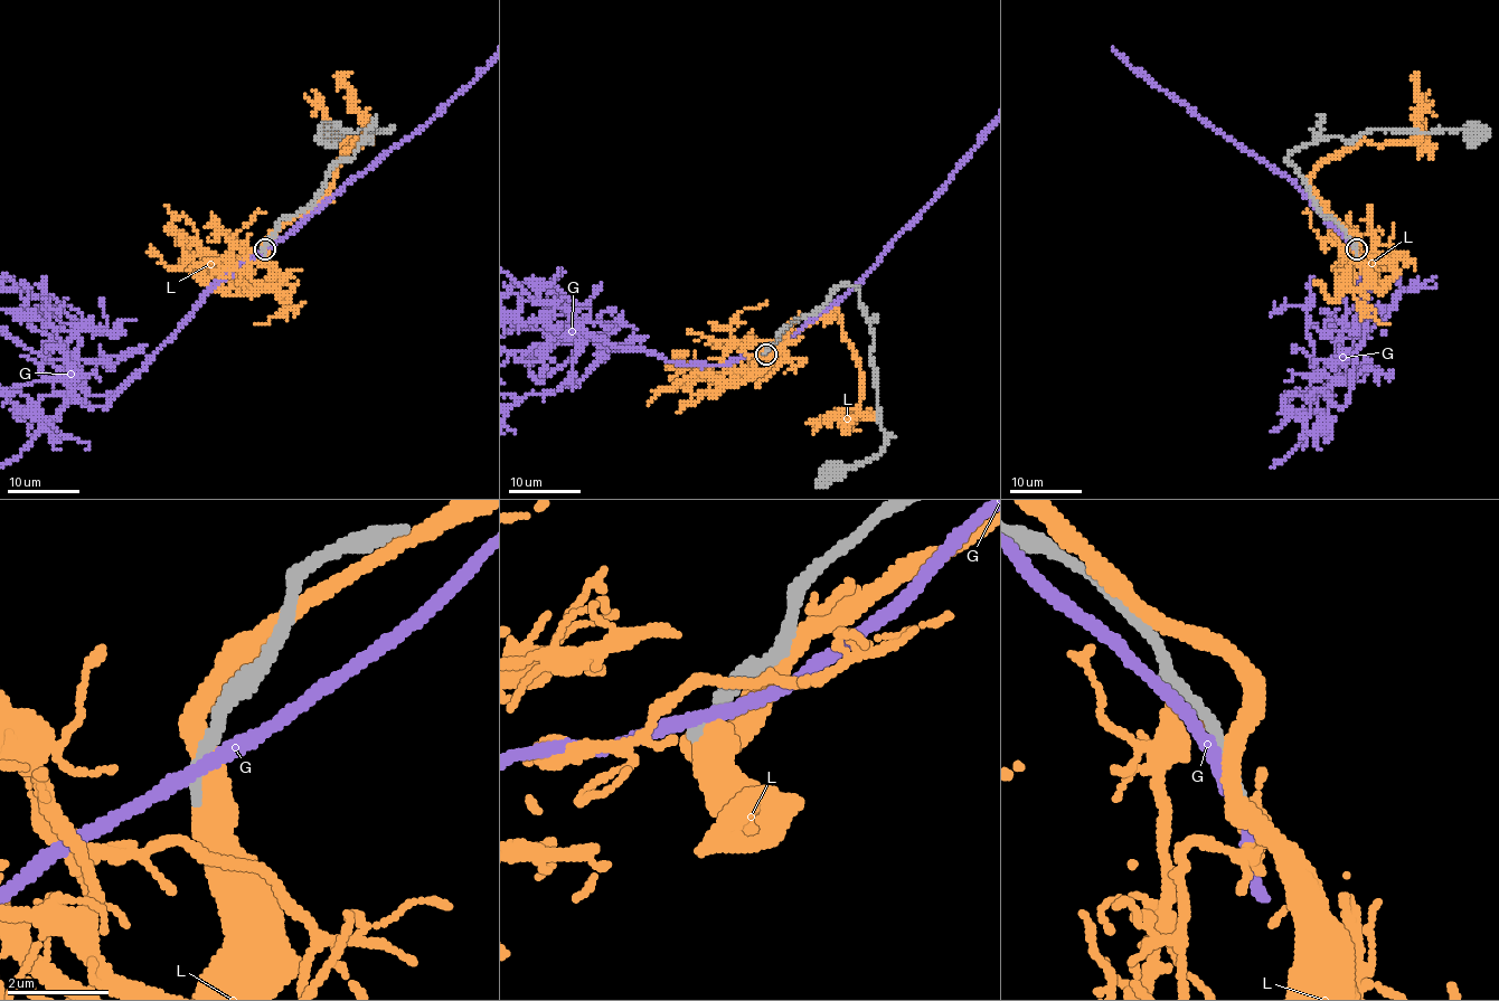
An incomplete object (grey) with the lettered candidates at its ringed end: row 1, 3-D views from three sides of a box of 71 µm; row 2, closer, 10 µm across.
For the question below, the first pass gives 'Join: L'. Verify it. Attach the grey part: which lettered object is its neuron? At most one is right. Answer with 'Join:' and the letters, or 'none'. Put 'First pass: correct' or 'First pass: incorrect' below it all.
Join: L
First pass: correct

